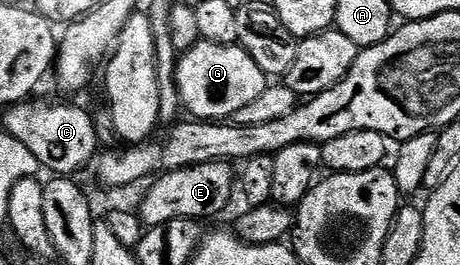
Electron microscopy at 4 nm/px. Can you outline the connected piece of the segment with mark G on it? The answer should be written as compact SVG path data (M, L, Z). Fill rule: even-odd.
M199 40L187 53L177 58L177 83L181 108L191 118L221 122L233 118L240 107L260 99L268 84L266 72L241 45L217 45Z

